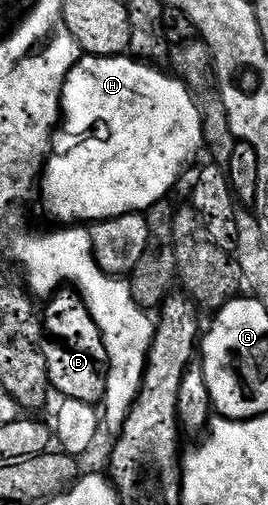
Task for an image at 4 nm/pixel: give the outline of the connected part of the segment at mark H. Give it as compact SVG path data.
M88 54L82 55L81 59L78 60L76 66L72 68L71 71L67 74L67 82L63 86L63 94L61 95L61 114L63 117L63 128L65 124L65 128L70 132L73 136L86 136L86 140L82 142L82 144L73 144L69 149L66 150L65 156L56 156L56 154L50 155L48 157L47 163L43 169L43 175L39 180L39 196L41 192L41 196L45 199L45 204L50 208L51 211L54 212L55 215L58 216L62 221L60 222L65 226L73 226L78 222L85 222L81 220L89 220L88 222L96 222L99 220L110 220L111 218L115 218L116 216L122 216L123 214L127 214L128 212L140 212L144 213L146 210L153 207L153 205L158 204L160 200L166 199L170 194L169 191L172 190L173 187L177 184L177 179L181 176L181 171L184 170L185 167L189 164L189 159L192 158L193 155L196 154L197 151L202 151L203 148L203 137L201 135L201 115L199 114L199 110L197 109L197 104L193 100L193 95L189 92L189 88L185 85L182 80L178 80L176 75L170 74L168 71L160 72L160 67L154 66L149 62L142 62L140 59L134 58L129 54L122 54L119 56L91 56Z

